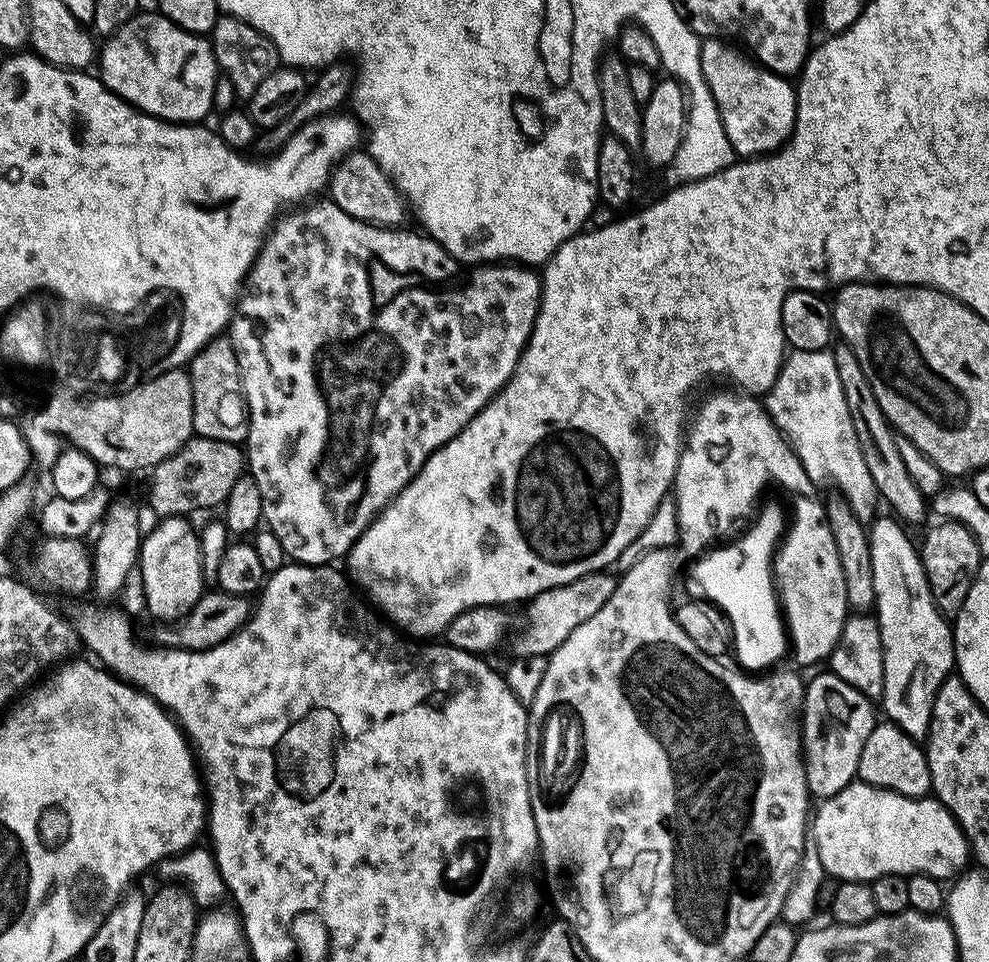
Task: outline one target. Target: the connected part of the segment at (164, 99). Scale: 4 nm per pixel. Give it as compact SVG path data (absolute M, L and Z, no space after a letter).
M152 12L133 16L103 41L98 52L98 75L105 88L148 116L169 122L203 121L203 116L213 111L212 99L218 75L211 43L203 35L182 30L165 16Z

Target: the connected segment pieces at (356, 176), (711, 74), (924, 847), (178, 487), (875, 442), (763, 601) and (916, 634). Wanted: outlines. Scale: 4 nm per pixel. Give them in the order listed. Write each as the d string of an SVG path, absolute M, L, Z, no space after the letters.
M353 150L344 159L336 163L332 179L328 181L327 195L350 218L358 218L367 224L376 224L380 228L399 228L405 222L406 201L394 182L380 169L378 162L366 150Z
M717 37L701 41L703 78L717 103L722 126L735 155L740 158L767 156L776 152L792 136L796 125L796 90L789 79L777 76L762 64L738 52Z
M853 782L845 786L838 794L821 799L819 801L820 809L815 809L814 815L810 820L810 840L816 845L818 850L818 858L822 858L822 866L825 873L829 877L837 876L837 881L845 880L862 880L871 882L879 876L886 874L894 874L895 876L919 876L921 874L934 878L941 882L951 881L953 878L961 875L969 867L970 849L968 847L968 839L964 837L964 831L961 830L958 821L952 817L950 810L946 810L946 806L935 798L913 798L910 796L899 796L896 792L891 792L885 788L875 788L863 782Z
M193 435L191 440L179 448L170 458L158 462L151 469L148 504L157 512L157 517L191 517L191 512L200 512L203 508L219 509L234 490L234 482L246 472L246 456L240 444L218 442L210 438Z
M840 342L835 345L832 357L838 366L838 378L842 378L842 394L846 394L850 422L854 422L854 434L858 434L858 446L862 446L862 458L866 458L866 470L870 470L870 478L874 478L879 499L883 503L885 500L893 508L891 511L905 525L922 523L924 508L926 512L926 497L919 492L918 486L914 484L913 478L910 478L910 473L906 470L905 463L902 462L902 455L895 445L896 432L882 414L874 398L874 390L870 390L870 382L866 382L866 374L862 374L858 358L854 358L854 350L850 350Z
M770 504L759 509L760 514L756 522L747 530L746 534L722 548L711 549L703 555L694 568L694 578L703 594L718 604L726 614L734 636L736 656L745 671L762 670L772 665L788 646L786 630L779 607L778 594L775 590L773 562L774 555L786 530L786 514L776 504Z
M883 515L873 519L868 528L870 566L874 570L874 598L876 599L874 615L878 622L878 626L880 627L880 633L882 634L882 654L884 655L884 695L882 697L882 705L884 704L884 712L888 715L885 717L887 717L891 723L898 725L912 740L920 742L928 735L928 727L930 726L930 718L932 717L932 711L934 710L934 698L938 694L938 686L942 686L942 682L947 676L953 675L954 665L956 663L956 648L952 645L952 630L949 621L946 619L944 613L938 610L938 606L932 597L932 591L930 590L928 579L924 573L924 567L920 561L920 553L917 545L915 543L912 545L911 538L904 533L904 531L906 531L905 525L901 523L899 519L893 518L891 515L888 515L889 517L882 516Z

